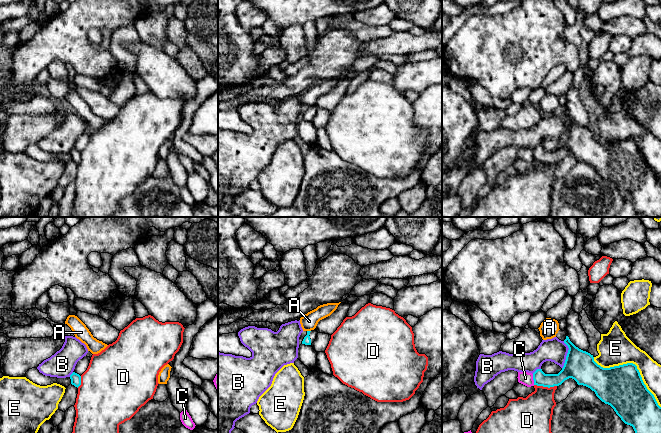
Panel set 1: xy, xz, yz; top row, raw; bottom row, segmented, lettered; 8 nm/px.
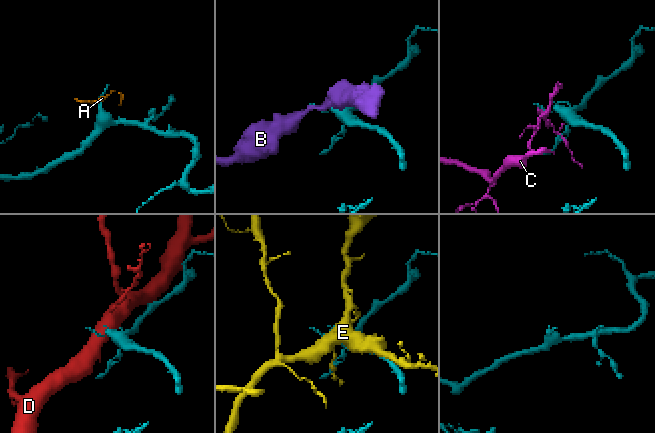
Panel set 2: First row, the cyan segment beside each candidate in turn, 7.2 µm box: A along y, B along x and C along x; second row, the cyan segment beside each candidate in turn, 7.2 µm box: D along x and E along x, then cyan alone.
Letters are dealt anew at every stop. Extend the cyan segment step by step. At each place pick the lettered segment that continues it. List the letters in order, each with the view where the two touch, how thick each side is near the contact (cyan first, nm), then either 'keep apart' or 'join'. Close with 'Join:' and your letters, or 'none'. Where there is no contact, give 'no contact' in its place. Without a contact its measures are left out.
A: xz | 60/140 nm | keep apart
B: yz | 240/190 nm | keep apart
C: yz | 110/110 nm | keep apart
D: yz | 140/300 nm | keep apart
E: yz | 340/280 nm | keep apart
Join: none

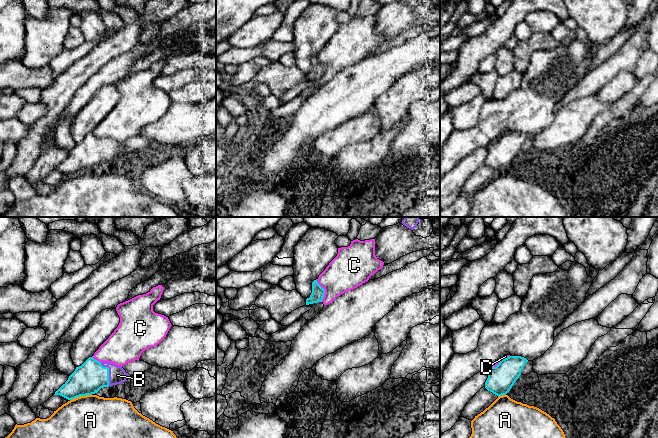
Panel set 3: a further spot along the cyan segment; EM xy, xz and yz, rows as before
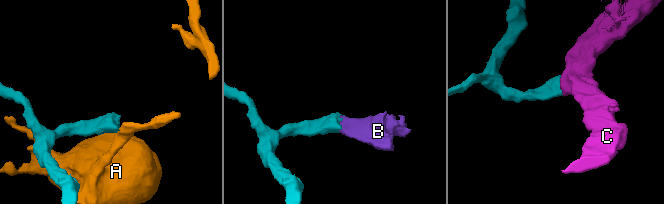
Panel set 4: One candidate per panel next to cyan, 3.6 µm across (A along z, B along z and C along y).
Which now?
A: xy | 260/480 nm | keep apart
B: xy | 260/140 nm | join
C: xz | 100/300 nm | keep apart
Join: B

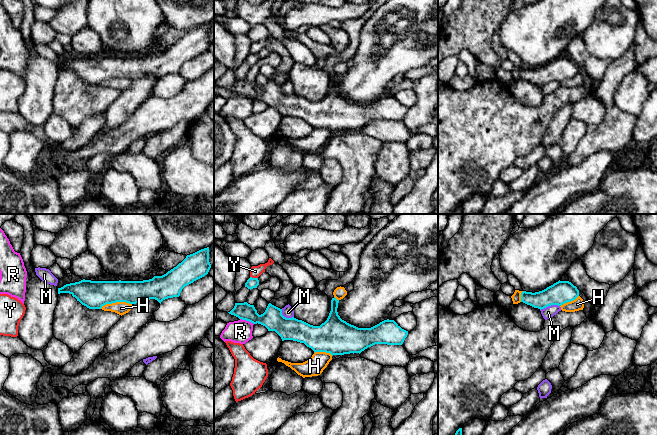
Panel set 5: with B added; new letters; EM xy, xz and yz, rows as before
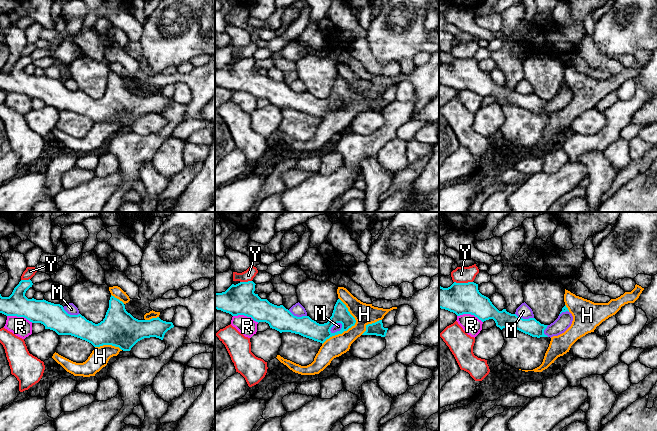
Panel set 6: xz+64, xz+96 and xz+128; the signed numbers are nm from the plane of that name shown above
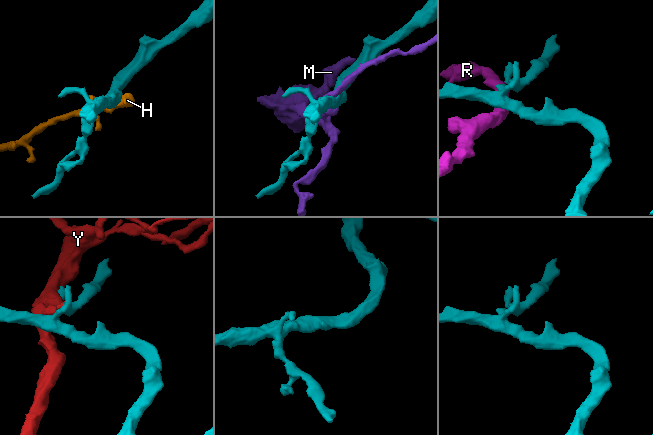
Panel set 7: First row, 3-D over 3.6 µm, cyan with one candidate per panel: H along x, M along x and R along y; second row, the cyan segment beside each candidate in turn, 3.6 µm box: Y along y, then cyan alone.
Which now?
H: xy | 220/110 nm | keep apart
M: yz | 190/90 nm | keep apart
R: xz | 170/180 nm | keep apart
Y: xz | 90/90 nm | keep apart
Join: none

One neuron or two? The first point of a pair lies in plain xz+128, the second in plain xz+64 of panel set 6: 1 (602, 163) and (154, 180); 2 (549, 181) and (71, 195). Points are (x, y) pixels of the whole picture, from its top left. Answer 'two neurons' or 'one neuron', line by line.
1: one neuron
2: one neuron

